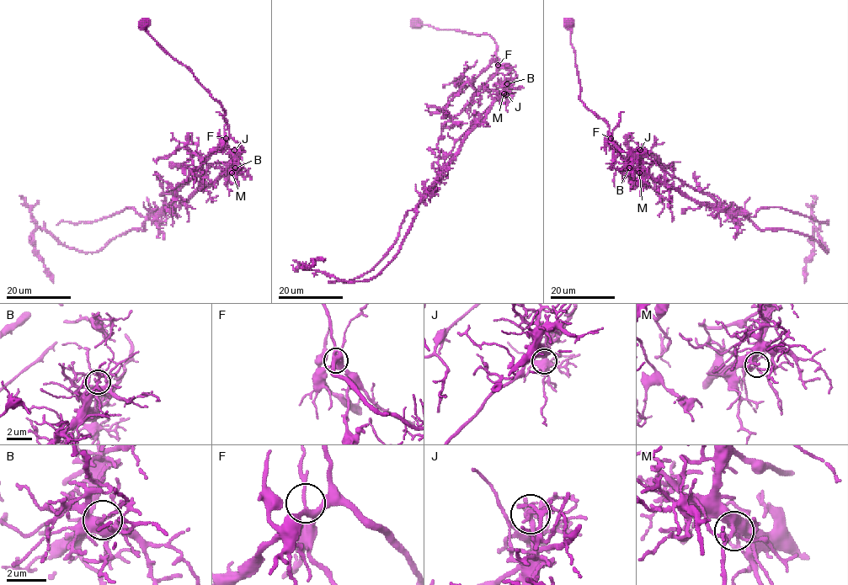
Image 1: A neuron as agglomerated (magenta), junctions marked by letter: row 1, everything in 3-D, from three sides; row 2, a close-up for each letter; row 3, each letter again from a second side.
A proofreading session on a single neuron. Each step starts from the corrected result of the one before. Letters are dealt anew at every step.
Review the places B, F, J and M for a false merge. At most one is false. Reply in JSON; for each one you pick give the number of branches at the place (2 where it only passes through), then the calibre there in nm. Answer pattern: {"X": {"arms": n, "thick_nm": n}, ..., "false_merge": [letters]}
{"B": {"arms": 4, "thick_nm": 280}, "false_merge": ["B"]}

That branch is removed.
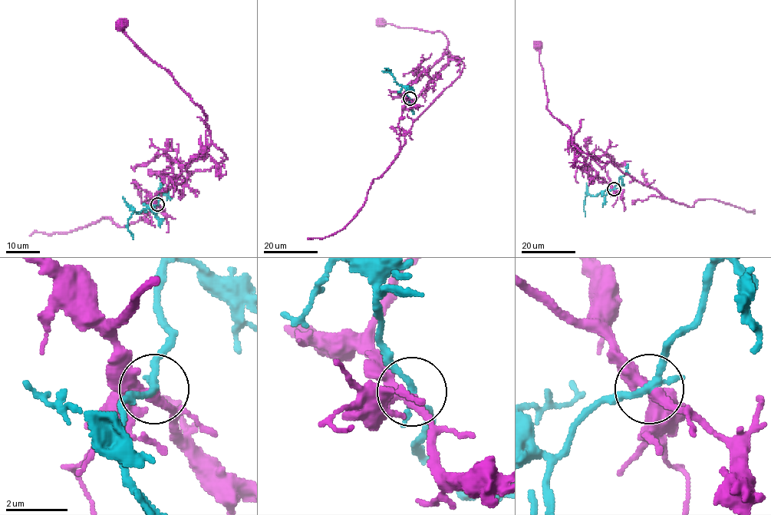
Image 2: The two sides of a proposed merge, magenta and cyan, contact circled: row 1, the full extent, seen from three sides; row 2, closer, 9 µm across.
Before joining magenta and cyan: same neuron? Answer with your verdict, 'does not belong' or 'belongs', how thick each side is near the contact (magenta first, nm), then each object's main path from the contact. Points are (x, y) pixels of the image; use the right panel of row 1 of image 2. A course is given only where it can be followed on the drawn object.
does not belong | 280/240 nm | magenta via (614, 189), (585, 170), (586, 160), (571, 146), (571, 130), (547, 109), (538, 44) | cyan via (614, 189), (604, 194), (601, 192), (595, 196), (588, 195), (584, 203), (584, 216)

